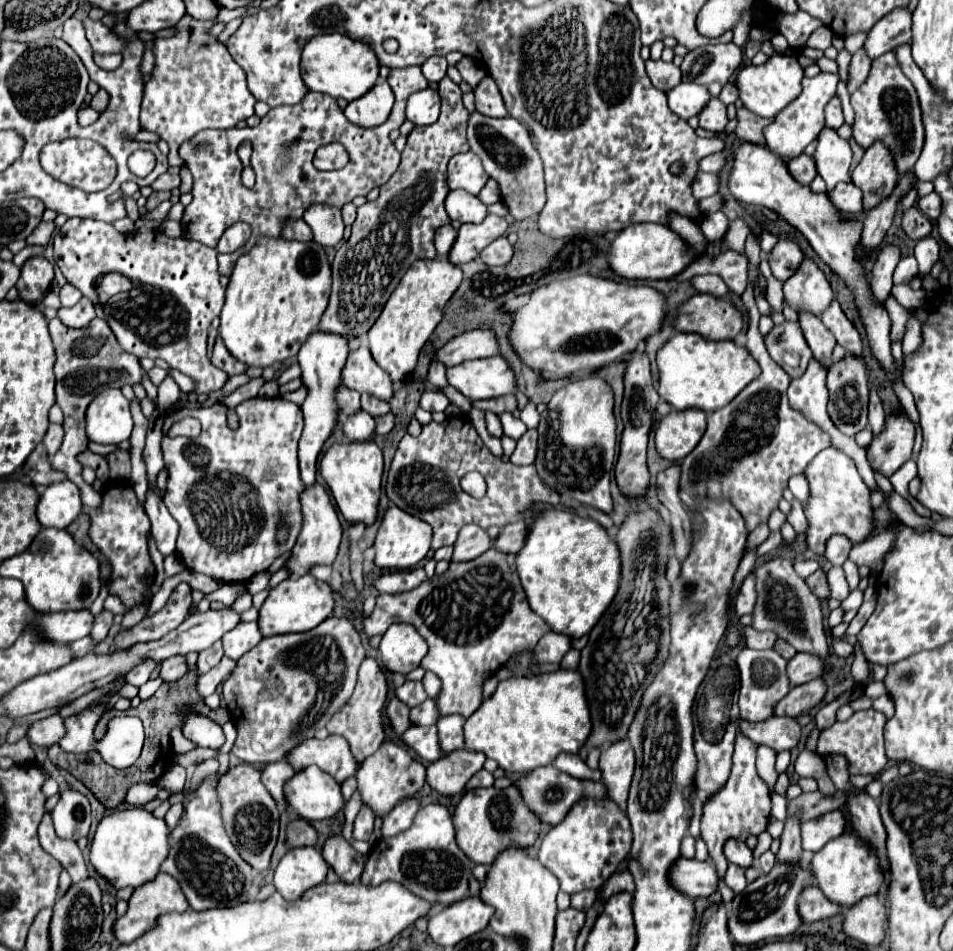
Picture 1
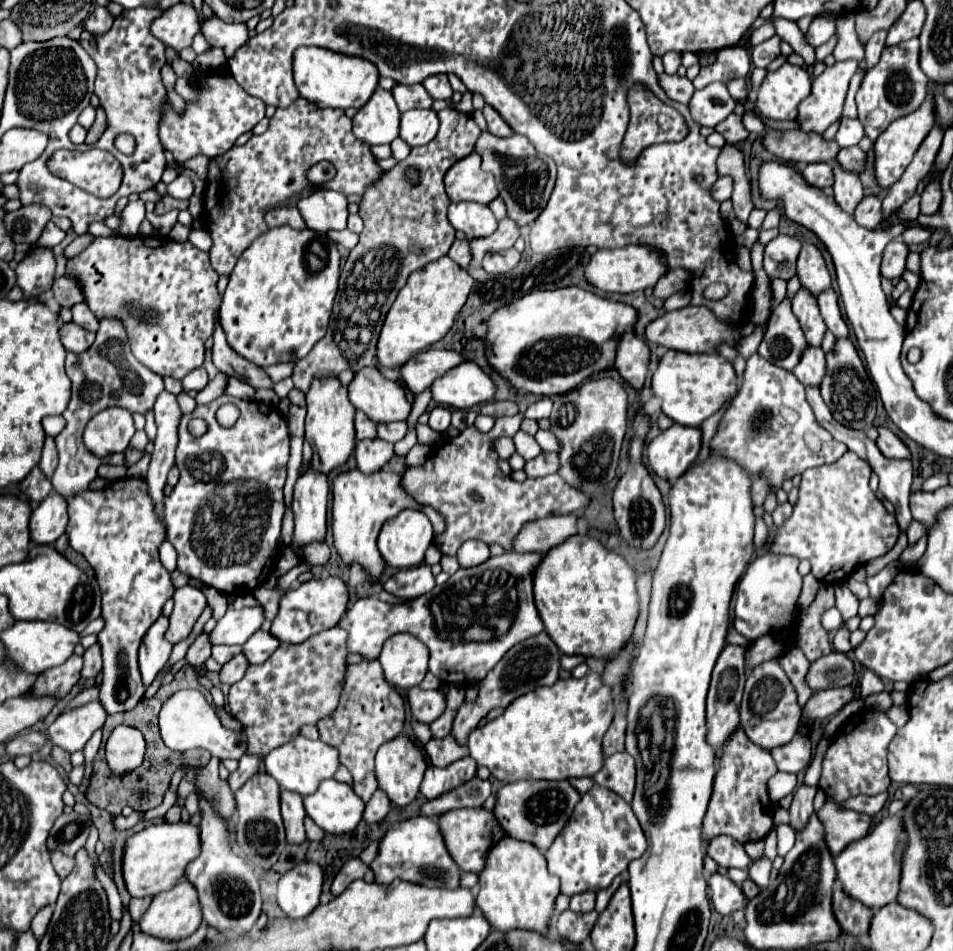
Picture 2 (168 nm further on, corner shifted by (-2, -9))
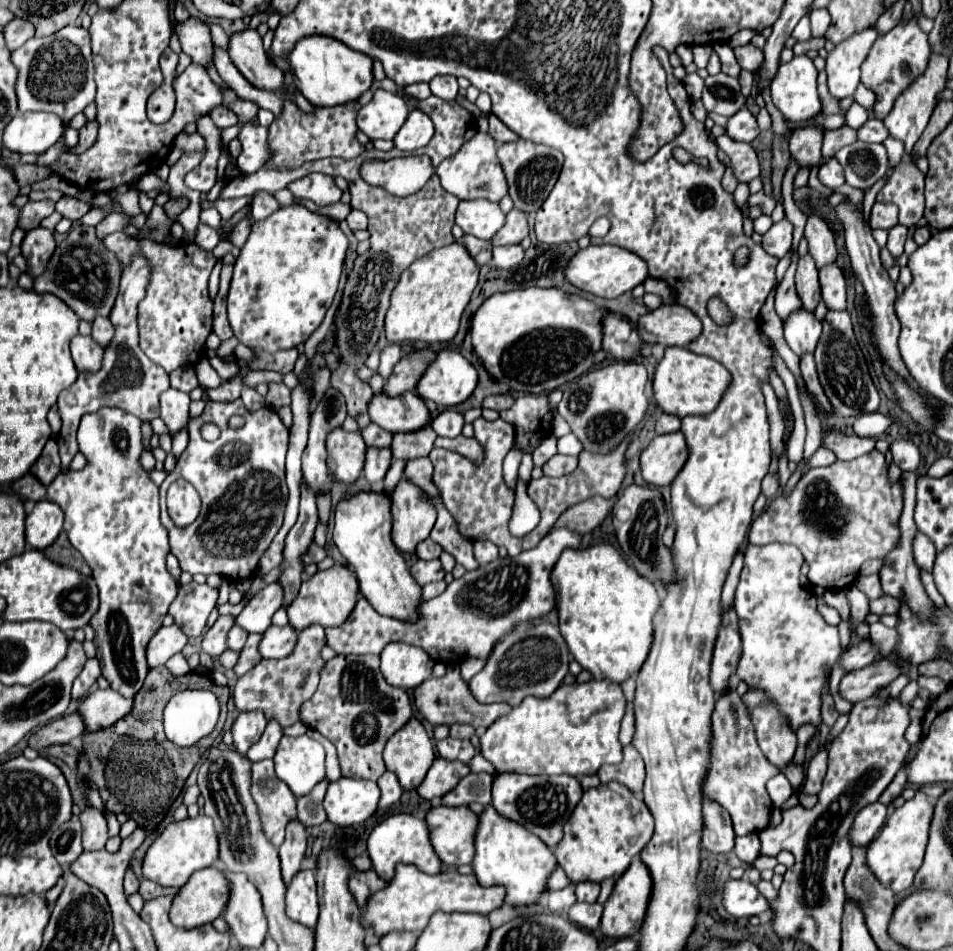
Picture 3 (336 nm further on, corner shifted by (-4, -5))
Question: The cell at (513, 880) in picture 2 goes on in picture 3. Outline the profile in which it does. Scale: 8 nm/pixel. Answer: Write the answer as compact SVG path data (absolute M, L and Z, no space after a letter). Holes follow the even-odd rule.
M493 805L479 815L479 825L475 833L475 857L473 857L473 871L483 887L491 885L505 885L507 897L505 903L513 903L517 907L535 905L541 895L545 893L545 881L549 873L555 869L555 855L553 851L539 841L533 833L527 833L515 821L507 821L507 817L499 817Z

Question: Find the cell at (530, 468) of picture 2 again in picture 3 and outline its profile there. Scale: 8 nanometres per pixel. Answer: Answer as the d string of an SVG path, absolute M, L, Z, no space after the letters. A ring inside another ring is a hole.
M561 453L543 465L543 471L547 477L563 477L567 473L573 473L575 469L577 469L577 457L569 457Z

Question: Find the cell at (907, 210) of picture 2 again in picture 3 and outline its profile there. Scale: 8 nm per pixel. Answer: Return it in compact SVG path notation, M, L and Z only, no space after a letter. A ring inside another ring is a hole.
M903 159L887 185L877 193L879 203L895 203L899 207L899 223L901 225L917 225L923 219L925 209L925 175L917 169L917 165L909 159Z

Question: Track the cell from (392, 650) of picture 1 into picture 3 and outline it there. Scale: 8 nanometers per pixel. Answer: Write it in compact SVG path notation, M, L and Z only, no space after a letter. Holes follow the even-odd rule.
M389 643L381 653L381 673L385 681L407 691L427 681L433 665L435 661L431 661L423 649L407 643Z

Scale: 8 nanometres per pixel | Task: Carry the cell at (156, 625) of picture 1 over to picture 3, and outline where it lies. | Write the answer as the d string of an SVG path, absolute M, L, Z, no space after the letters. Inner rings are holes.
M195 581L181 585L175 601L169 607L169 613L189 637L199 637L207 627L207 617L217 605L219 591L205 585L199 585Z

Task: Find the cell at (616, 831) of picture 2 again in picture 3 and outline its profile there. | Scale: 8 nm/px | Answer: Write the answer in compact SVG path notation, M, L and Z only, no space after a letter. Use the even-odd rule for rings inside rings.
M605 783L595 789L587 789L583 793L583 799L575 807L569 821L565 823L565 835L555 849L555 857L557 857L557 863L565 869L567 877L573 879L573 883L603 881L605 877L617 879L625 873L631 859L643 851L643 847L649 843L651 835L653 835L653 817L651 817L651 811L647 809L645 801L637 799L625 785Z

